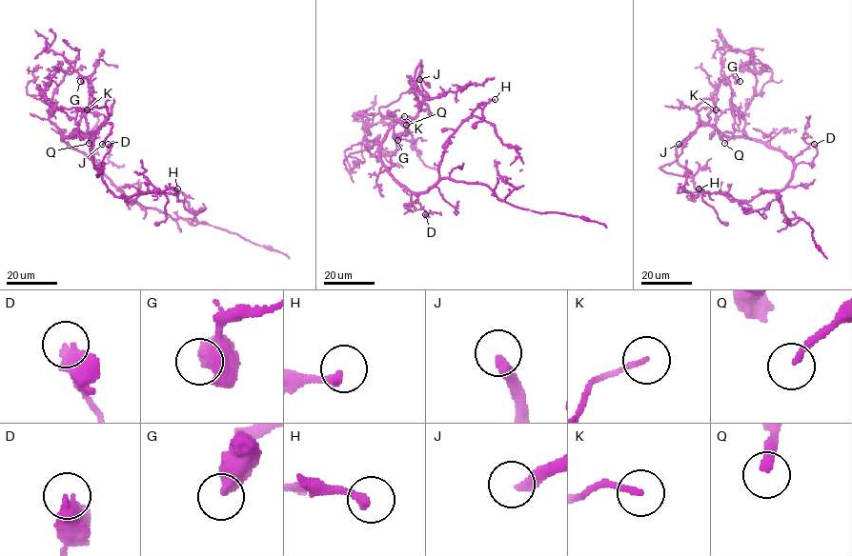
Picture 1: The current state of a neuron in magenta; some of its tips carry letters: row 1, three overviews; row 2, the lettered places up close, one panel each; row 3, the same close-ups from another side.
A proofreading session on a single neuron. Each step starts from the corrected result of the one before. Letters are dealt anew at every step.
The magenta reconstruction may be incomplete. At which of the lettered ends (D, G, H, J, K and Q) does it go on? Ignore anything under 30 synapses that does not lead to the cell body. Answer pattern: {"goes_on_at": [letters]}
{"goes_on_at": ["J", "Q"]}

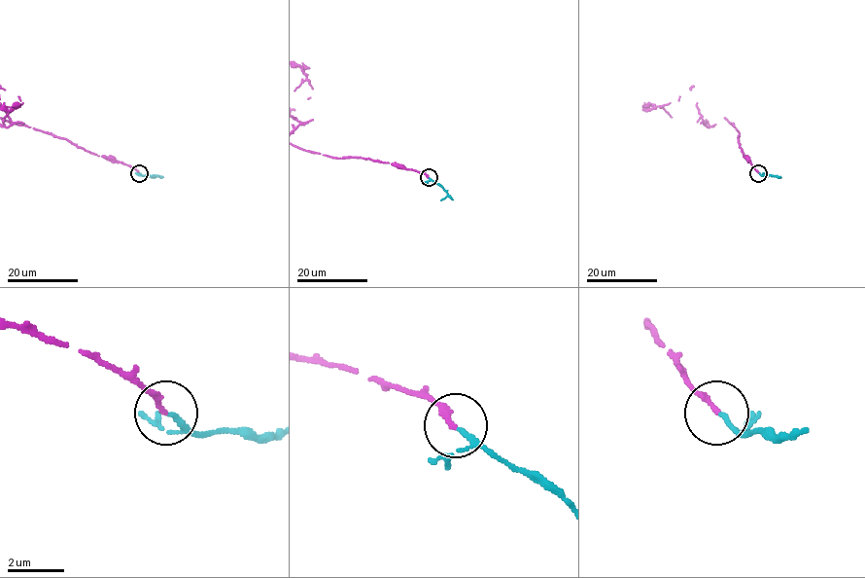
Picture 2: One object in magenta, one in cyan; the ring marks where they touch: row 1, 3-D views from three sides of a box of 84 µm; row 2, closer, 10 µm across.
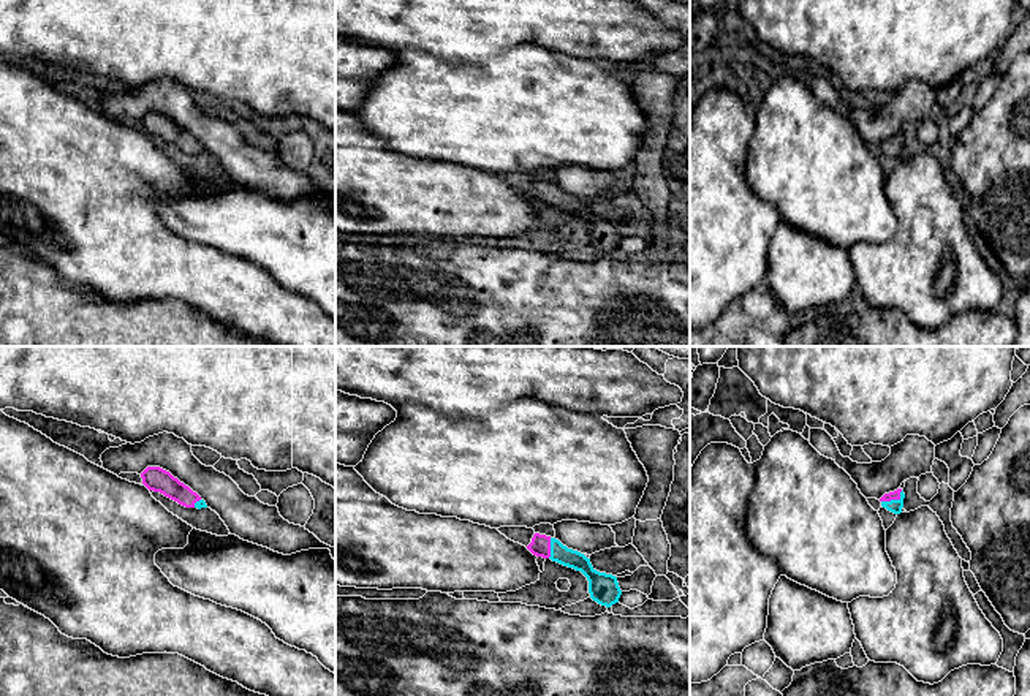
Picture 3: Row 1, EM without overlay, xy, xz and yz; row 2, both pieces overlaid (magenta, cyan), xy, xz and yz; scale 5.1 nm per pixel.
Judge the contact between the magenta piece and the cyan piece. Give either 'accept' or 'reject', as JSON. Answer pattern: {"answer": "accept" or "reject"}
{"answer": "accept"}

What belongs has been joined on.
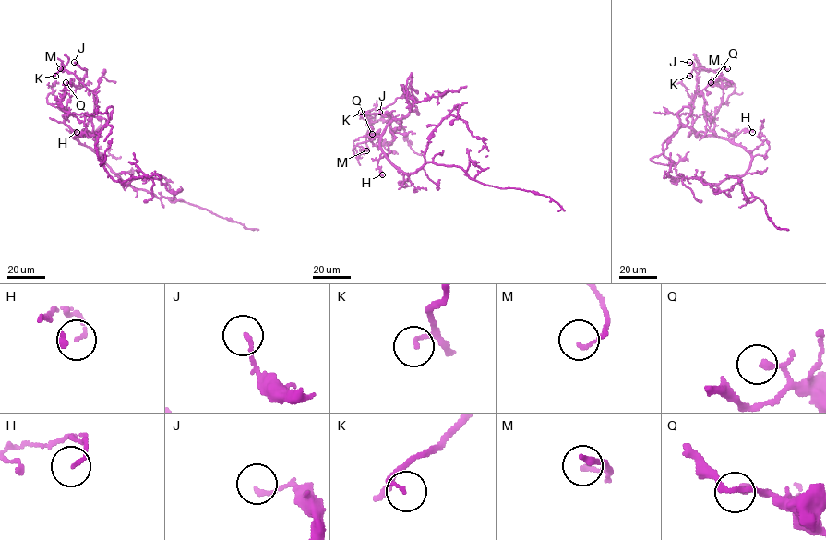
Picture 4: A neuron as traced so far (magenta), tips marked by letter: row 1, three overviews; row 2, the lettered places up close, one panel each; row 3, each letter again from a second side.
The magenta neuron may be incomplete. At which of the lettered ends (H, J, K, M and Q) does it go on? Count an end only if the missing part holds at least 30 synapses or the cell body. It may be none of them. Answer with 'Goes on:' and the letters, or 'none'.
Goes on: none

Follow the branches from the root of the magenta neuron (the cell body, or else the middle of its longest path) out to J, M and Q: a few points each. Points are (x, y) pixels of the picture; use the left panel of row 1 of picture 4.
J: (86, 146), (74, 138), (74, 133), (65, 123), (67, 100), (86, 74), (84, 67), (81, 68), (74, 62)
M: (86, 146), (74, 138), (95, 132), (91, 121), (94, 93), (73, 74), (60, 68)
Q: (86, 146), (74, 138), (74, 133), (65, 123), (67, 100), (77, 87), (65, 82)

